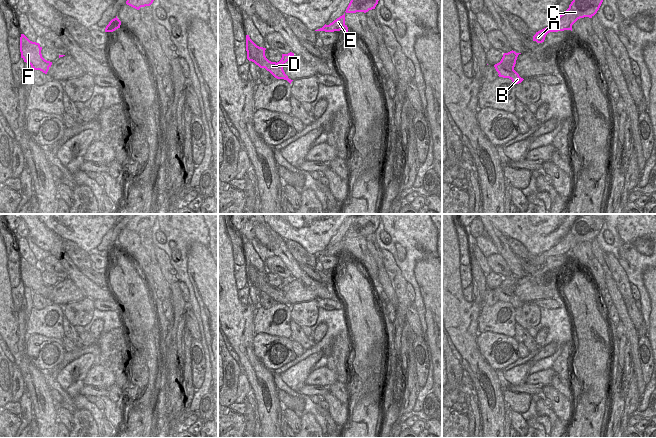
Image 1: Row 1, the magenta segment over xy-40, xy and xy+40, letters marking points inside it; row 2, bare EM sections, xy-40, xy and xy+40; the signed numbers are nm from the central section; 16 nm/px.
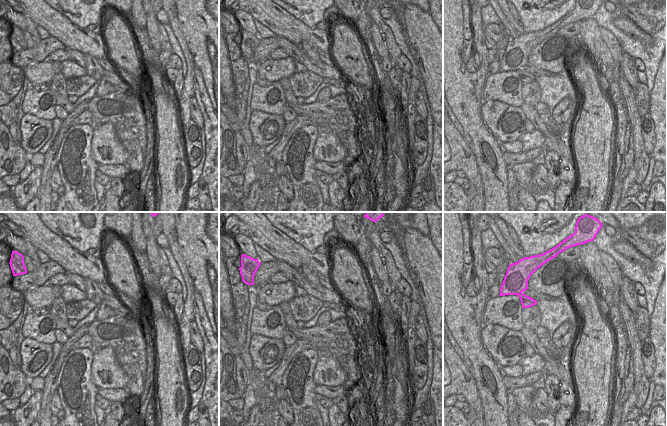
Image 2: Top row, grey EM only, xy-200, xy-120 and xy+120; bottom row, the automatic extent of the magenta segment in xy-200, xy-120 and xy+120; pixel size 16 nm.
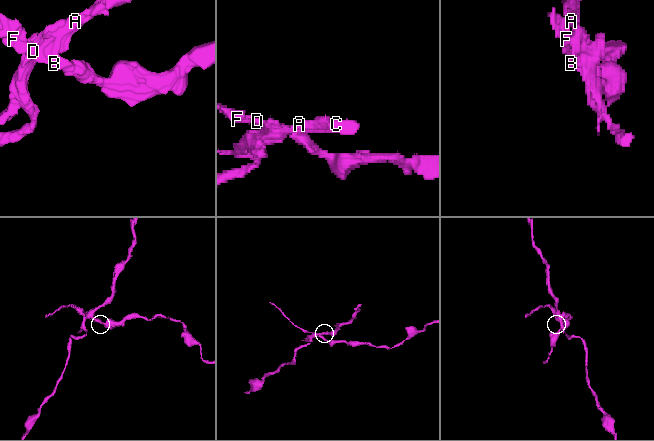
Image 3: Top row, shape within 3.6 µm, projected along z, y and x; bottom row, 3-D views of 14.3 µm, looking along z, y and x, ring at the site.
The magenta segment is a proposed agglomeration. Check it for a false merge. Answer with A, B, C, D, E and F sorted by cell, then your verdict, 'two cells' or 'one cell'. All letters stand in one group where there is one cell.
groups A C E / B D F; two cells

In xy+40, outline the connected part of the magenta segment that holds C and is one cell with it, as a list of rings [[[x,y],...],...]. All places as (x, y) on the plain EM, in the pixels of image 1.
[[[594,216],[577,217],[569,232],[550,250],[536,256],[533,265],[542,267],[550,256],[571,254],[572,249],[580,242],[592,242],[599,234],[604,220]]]

